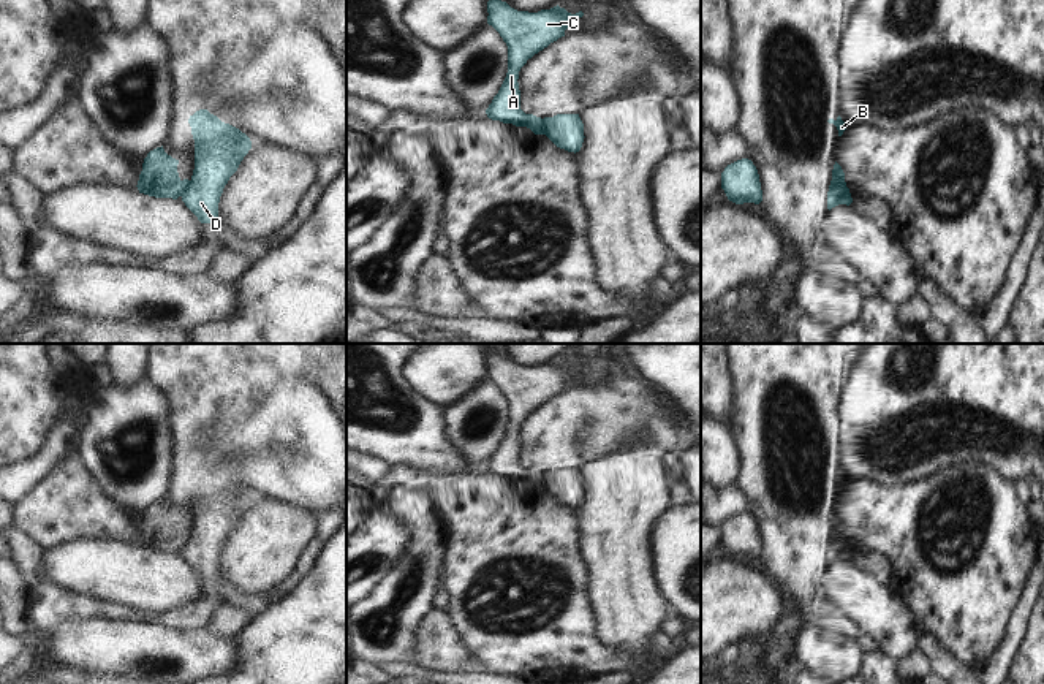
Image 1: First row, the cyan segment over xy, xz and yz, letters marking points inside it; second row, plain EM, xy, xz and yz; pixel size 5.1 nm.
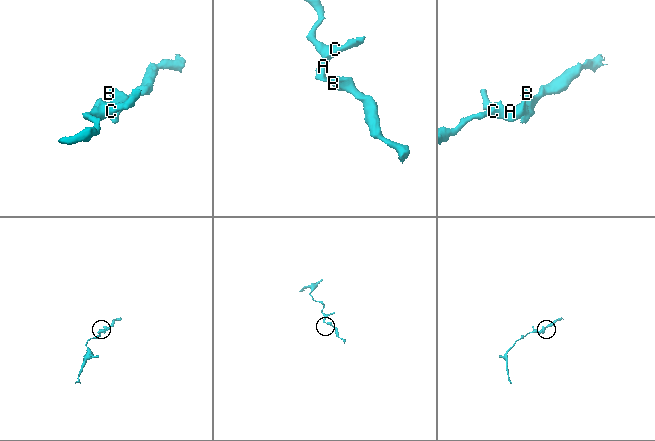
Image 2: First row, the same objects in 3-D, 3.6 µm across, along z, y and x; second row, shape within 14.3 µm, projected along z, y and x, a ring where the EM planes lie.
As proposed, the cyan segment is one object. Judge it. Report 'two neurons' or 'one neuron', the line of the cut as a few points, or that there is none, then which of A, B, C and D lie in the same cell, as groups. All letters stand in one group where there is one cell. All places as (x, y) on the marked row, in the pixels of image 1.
two neurons | yz (831, 181), (847, 187) | A C / B D

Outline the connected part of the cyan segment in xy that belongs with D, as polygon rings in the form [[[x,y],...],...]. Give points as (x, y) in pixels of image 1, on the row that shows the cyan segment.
[[[207,109],[190,116],[188,124],[195,139],[195,169],[180,196],[201,223],[217,223],[223,188],[252,149],[252,141]]]

